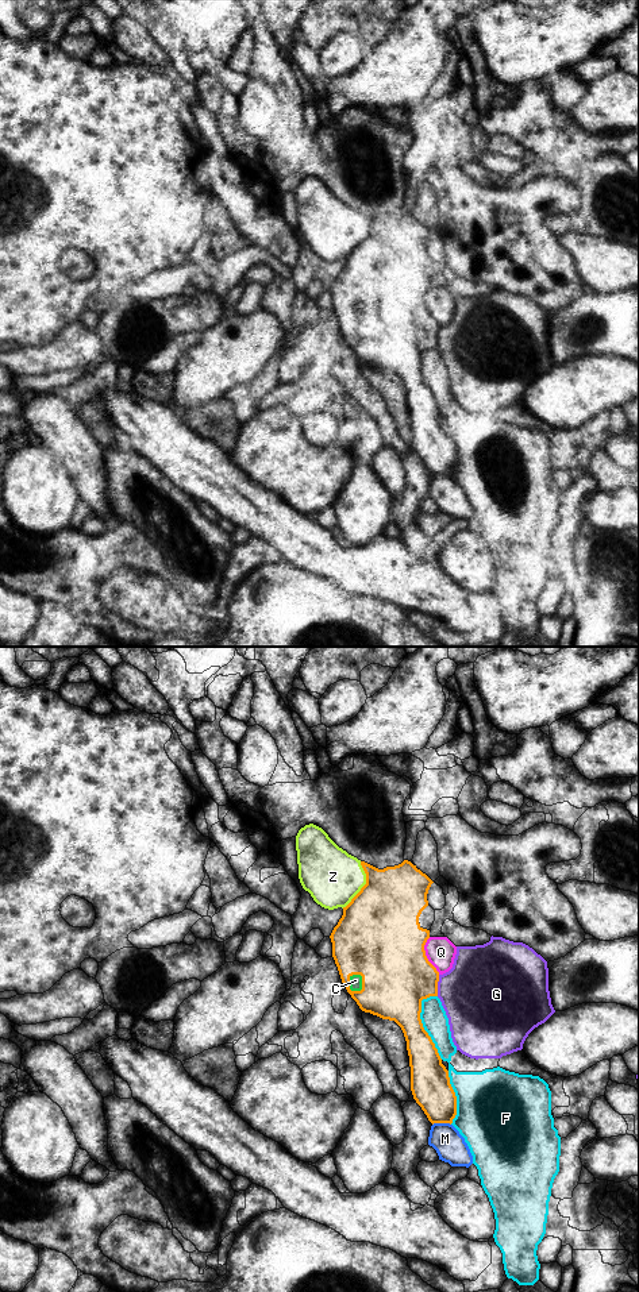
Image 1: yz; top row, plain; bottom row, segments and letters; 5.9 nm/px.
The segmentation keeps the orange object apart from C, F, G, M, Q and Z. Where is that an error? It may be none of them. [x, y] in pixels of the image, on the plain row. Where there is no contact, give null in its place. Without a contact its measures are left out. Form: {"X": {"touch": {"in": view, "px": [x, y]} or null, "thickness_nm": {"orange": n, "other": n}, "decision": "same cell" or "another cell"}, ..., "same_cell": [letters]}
{"C": {"touch": {"in": "yz", "px": [349, 332]}, "thickness_nm": {"orange": 400, "other": 80}, "decision": "same cell"}, "F": {"touch": {"in": "yz", "px": [422, 378]}, "thickness_nm": {"orange": 320, "other": 160}, "decision": "another cell"}, "G": {"touch": {"in": "yz", "px": [437, 338]}, "thickness_nm": {"orange": 420, "other": 440}, "decision": "another cell"}, "M": {"touch": {"in": "yz", "px": [441, 474]}, "thickness_nm": {"orange": 240, "other": 180}, "decision": "another cell"}, "Q": {"touch": {"in": "yz", "px": [426, 308]}, "thickness_nm": {"orange": 460, "other": 180}, "decision": "another cell"}, "Z": {"touch": {"in": "yz", "px": [364, 238]}, "thickness_nm": {"orange": 440, "other": 340}, "decision": "another cell"}, "same_cell": ["C"]}

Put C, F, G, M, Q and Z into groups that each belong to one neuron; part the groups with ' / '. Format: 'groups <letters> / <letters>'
groups C / F / G / M / Q / Z

